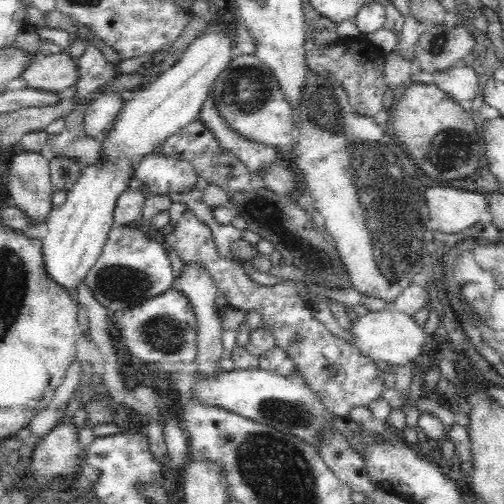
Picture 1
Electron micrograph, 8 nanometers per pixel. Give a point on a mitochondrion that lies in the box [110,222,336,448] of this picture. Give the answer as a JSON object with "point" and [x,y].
{"point":[291,416]}

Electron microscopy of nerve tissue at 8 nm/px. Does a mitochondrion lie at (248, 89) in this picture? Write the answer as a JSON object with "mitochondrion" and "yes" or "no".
{"mitochondrion":"yes"}

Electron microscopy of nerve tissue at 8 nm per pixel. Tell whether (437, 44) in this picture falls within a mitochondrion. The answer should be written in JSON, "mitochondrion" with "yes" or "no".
{"mitochondrion":"yes"}

